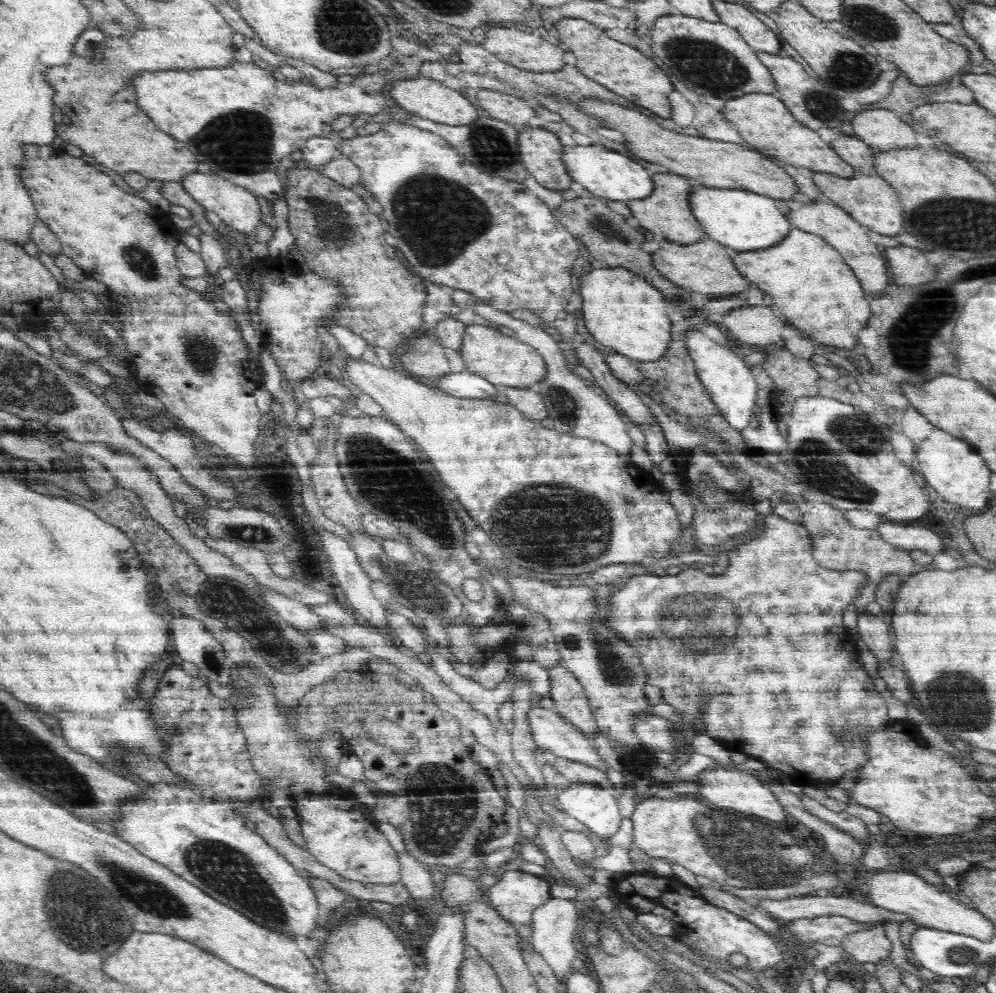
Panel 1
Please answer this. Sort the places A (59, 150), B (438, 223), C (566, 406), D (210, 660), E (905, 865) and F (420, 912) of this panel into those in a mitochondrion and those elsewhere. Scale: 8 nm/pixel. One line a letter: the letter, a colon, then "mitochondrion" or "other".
A: other
B: mitochondrion
C: mitochondrion
D: mitochondrion
E: other
F: other

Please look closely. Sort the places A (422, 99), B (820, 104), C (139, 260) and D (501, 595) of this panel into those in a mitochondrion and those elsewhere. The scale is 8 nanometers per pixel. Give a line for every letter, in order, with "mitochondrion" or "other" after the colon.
A: other
B: mitochondrion
C: mitochondrion
D: other

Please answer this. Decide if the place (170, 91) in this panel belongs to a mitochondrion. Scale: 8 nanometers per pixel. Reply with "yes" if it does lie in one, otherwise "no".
no

